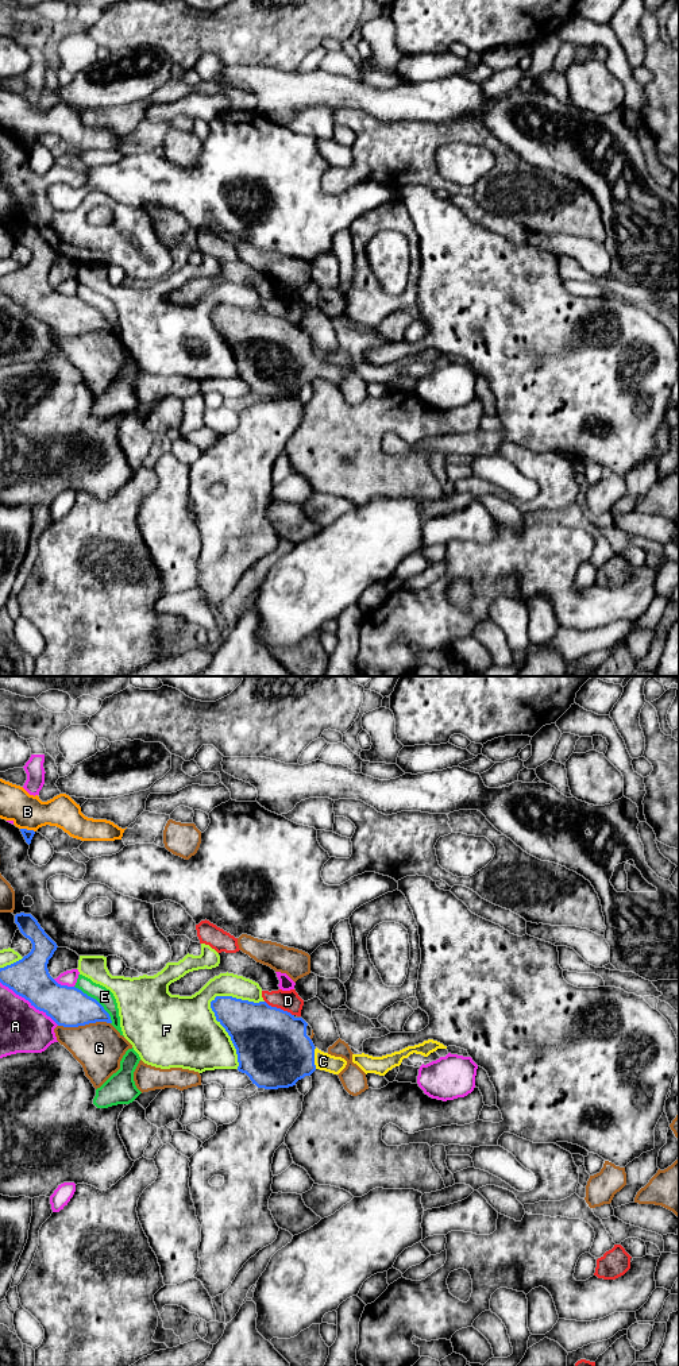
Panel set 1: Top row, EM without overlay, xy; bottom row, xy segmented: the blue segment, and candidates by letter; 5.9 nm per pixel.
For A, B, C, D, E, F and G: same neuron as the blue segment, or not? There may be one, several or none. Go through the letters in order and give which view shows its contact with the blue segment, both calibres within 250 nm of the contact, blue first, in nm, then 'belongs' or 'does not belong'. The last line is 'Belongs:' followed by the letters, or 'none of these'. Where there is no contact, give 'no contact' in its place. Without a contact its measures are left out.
A: meets blue in xy; 240 nm thick on the blue side, 280 nm on the other; does not belong
B: meets blue in xy; 60 nm thick on the blue side, 200 nm on the other; does not belong
C: meets blue in xy; 440 nm thick on the blue side, 110 nm on the other; belongs
D: meets blue in xy; 440 nm thick on the blue side, 130 nm on the other; does not belong
E: meets blue in xy; 240 nm thick on the blue side, 100 nm on the other; does not belong
F: meets blue in xy; 380 nm thick on the blue side, 420 nm on the other; does not belong
G: meets blue in xy; 240 nm thick on the blue side, 300 nm on the other; does not belong
Belongs: C

